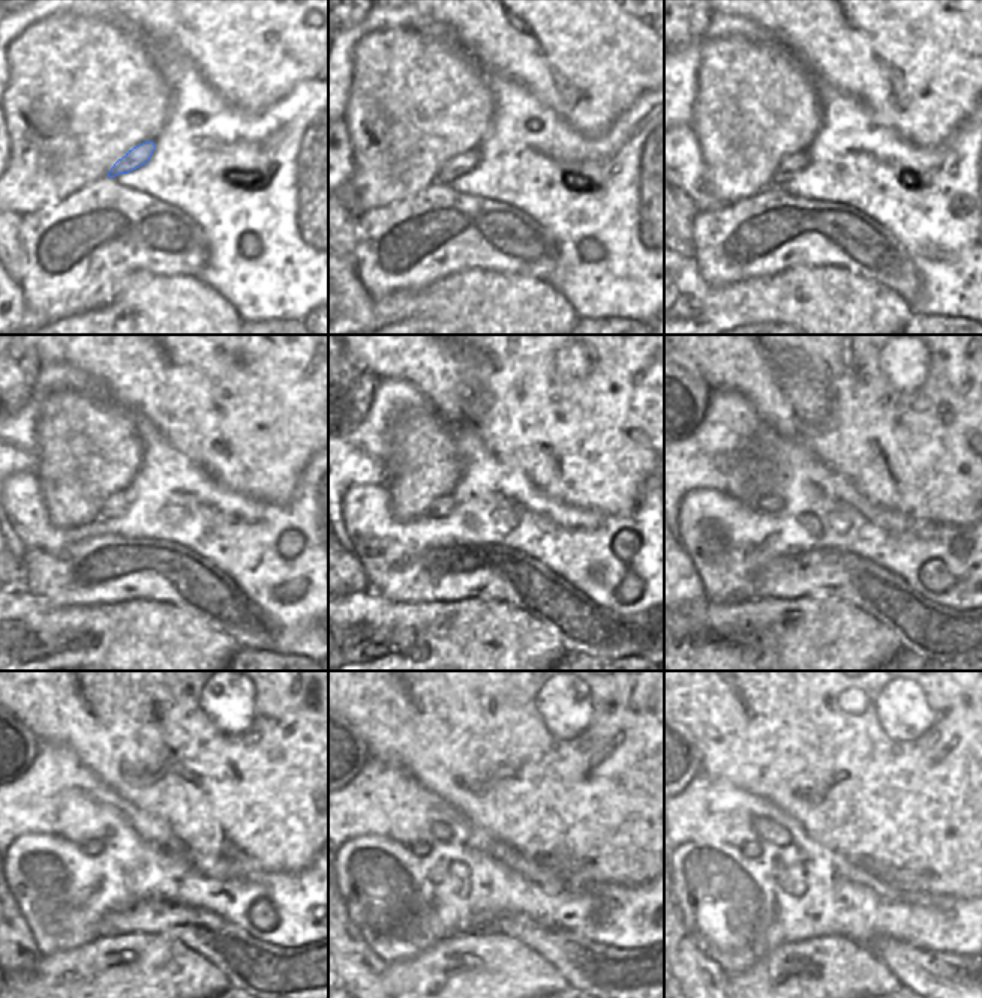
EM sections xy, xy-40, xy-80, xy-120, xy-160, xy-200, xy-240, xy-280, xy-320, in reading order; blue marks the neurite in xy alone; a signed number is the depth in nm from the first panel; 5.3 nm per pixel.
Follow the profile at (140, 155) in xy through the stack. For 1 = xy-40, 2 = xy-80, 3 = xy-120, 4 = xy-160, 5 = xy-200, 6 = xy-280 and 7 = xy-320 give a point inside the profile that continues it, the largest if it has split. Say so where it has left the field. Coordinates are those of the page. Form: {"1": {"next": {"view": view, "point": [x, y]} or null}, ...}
{"1": {"next": {"view": "xy-40", "point": [464, 162]}}, "2": {"next": {"view": "xy-80", "point": [793, 164]}}, "3": {"next": {"view": "xy-120", "point": [116, 505]}}, "4": {"next": {"view": "xy-160", "point": [443, 506]}}, "5": {"next": {"view": "xy-200", "point": [771, 503]}}, "6": {"next": {"view": "xy-280", "point": [422, 850]}}, "7": {"next": {"view": "xy-320", "point": [751, 850]}}}

